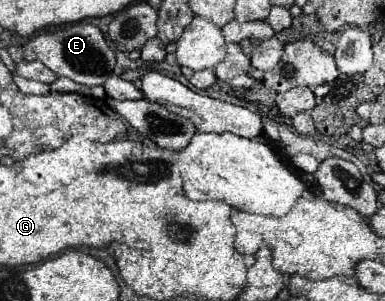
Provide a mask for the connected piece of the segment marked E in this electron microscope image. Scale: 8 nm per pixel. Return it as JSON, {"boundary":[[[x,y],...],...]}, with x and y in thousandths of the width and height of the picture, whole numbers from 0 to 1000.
{"boundary":[[[197,73],[197,80],[161,80],[145,100],[104,106],[94,126],[83,126],[62,153],[68,199],[104,199],[114,219],[125,219],[151,252],[171,252],[203,279],[218,286],[255,286],[270,279],[275,252],[296,233],[301,179],[281,153],[281,140],[265,126],[265,106],[234,80],[234,73]]]}

